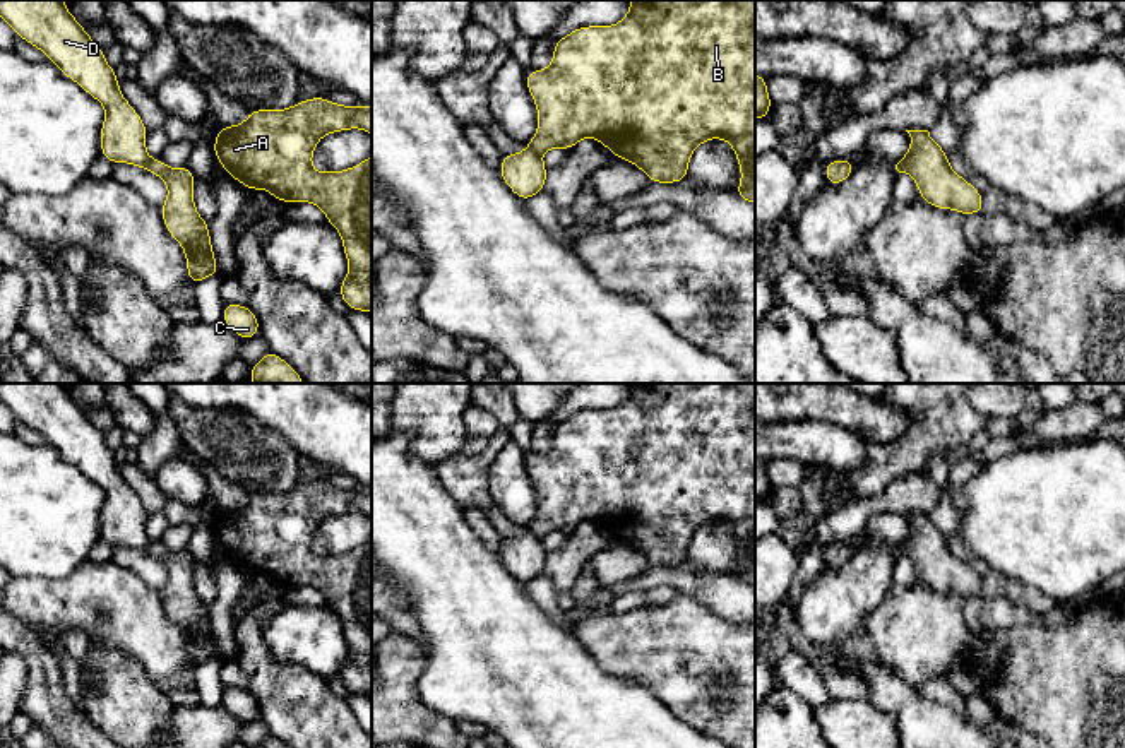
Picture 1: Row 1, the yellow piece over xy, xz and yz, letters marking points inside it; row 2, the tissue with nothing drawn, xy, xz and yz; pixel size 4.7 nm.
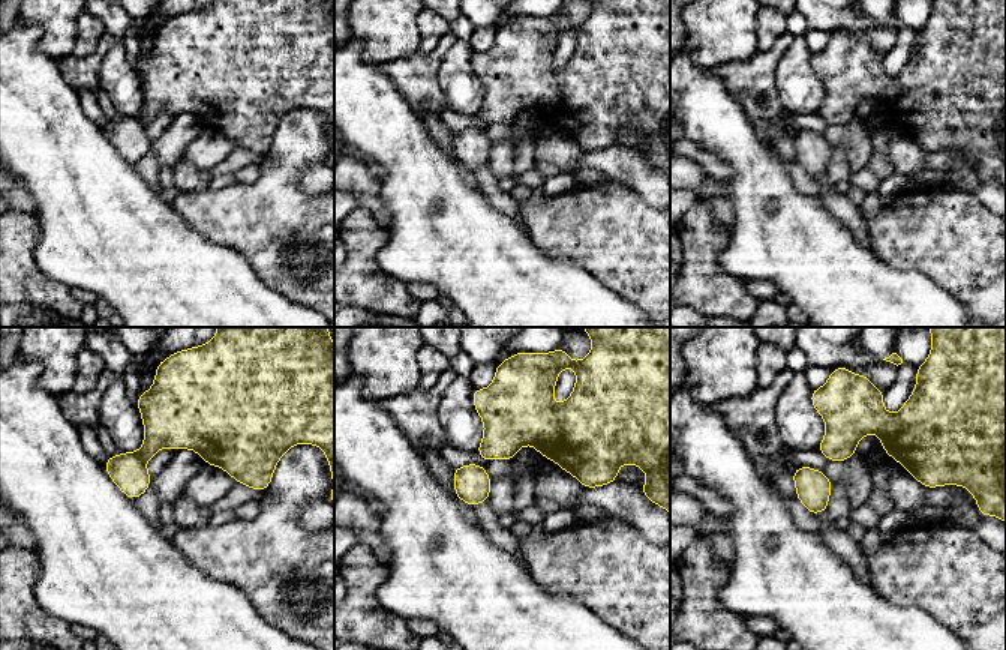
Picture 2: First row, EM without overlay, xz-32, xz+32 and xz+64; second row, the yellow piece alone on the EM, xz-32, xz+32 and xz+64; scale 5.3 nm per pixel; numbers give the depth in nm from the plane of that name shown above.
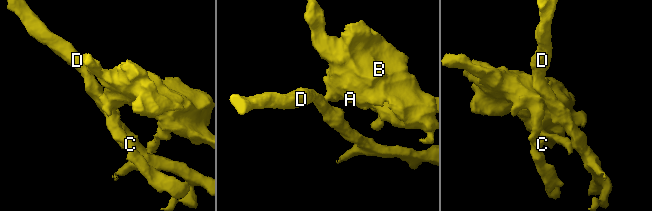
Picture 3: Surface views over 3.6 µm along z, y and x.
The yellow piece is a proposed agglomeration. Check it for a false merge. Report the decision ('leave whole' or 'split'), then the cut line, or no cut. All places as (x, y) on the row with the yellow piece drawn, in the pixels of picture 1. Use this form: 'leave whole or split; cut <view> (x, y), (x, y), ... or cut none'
split; cut xz (529, 146), (540, 154)

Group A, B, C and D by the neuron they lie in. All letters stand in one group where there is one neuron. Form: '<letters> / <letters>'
A B C / D

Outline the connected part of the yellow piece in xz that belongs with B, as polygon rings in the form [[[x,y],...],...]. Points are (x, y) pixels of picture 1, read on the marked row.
[[[630,0],[628,14],[618,24],[579,27],[579,29],[574,29],[572,33],[568,33],[567,36],[563,36],[562,39],[558,39],[553,48],[553,60],[551,60],[550,67],[545,70],[527,72],[526,84],[527,84],[527,89],[536,103],[536,110],[538,110],[538,116],[539,116],[538,130],[536,130],[534,137],[529,140],[529,147],[534,152],[543,154],[543,152],[555,149],[555,147],[562,147],[565,151],[570,151],[580,139],[592,137],[592,139],[598,139],[603,145],[606,145],[610,149],[610,152],[613,154],[613,157],[628,159],[634,166],[642,169],[652,183],[678,183],[687,178],[688,163],[690,163],[690,157],[692,157],[692,152],[695,151],[695,147],[709,139],[723,139],[731,144],[733,152],[738,157],[738,164],[740,164],[740,171],[741,171],[740,187],[733,193],[755,205],[755,0]]]

